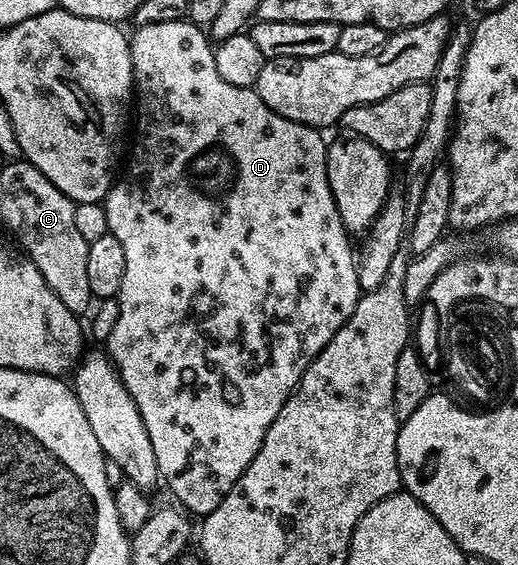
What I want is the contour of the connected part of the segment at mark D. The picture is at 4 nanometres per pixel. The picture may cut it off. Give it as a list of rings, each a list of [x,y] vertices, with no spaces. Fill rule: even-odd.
[[[187,18],[142,24],[134,31],[130,35],[130,57],[136,148],[128,159],[124,176],[113,182],[107,197],[102,200],[108,234],[118,237],[126,257],[126,274],[122,276],[122,289],[118,296],[118,321],[114,329],[110,329],[106,354],[116,367],[122,385],[126,385],[126,393],[134,397],[134,405],[154,445],[163,486],[172,490],[173,497],[177,499],[173,500],[185,512],[203,517],[222,505],[222,497],[230,493],[238,477],[242,477],[250,461],[254,461],[270,425],[274,425],[274,417],[278,417],[282,405],[286,405],[314,357],[326,349],[330,337],[334,337],[350,313],[354,313],[362,294],[356,272],[358,259],[354,251],[352,255],[353,240],[342,225],[342,217],[338,217],[334,193],[330,193],[328,143],[320,136],[323,134],[305,123],[283,119],[268,108],[255,89],[222,81],[213,40],[205,32],[204,36],[200,32],[203,30]]]

